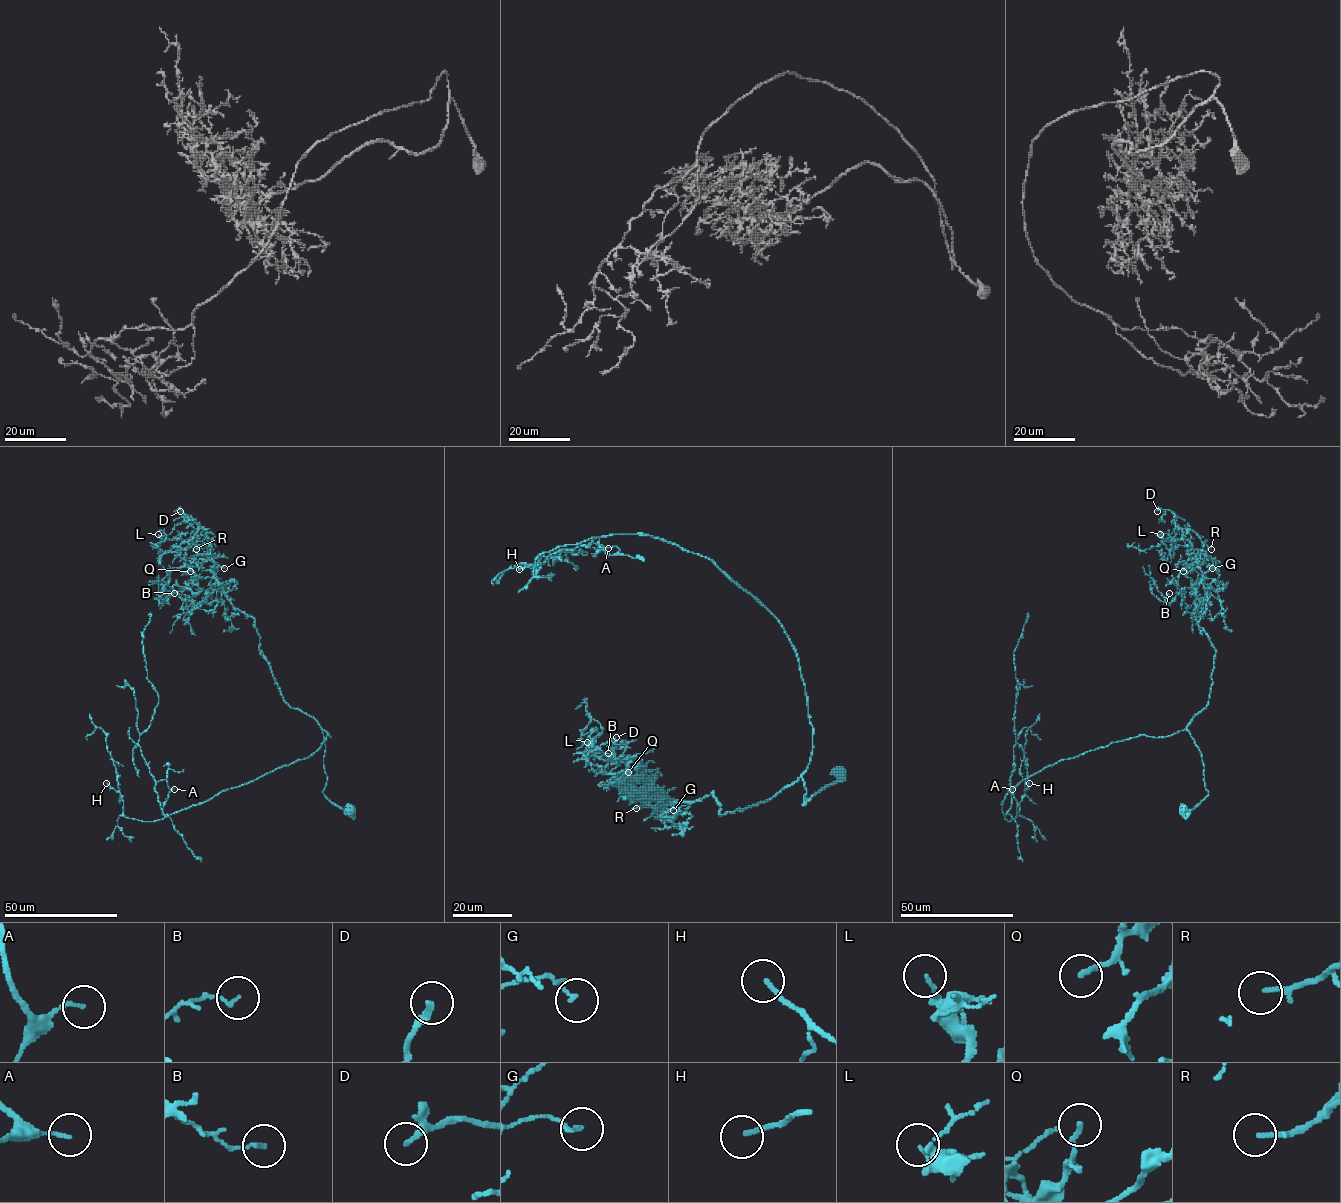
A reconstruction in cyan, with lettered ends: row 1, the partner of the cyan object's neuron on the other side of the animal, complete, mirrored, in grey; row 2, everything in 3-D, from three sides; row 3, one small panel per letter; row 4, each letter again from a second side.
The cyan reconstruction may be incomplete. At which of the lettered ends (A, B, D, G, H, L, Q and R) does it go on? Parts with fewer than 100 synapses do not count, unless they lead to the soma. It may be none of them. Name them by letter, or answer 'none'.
D

